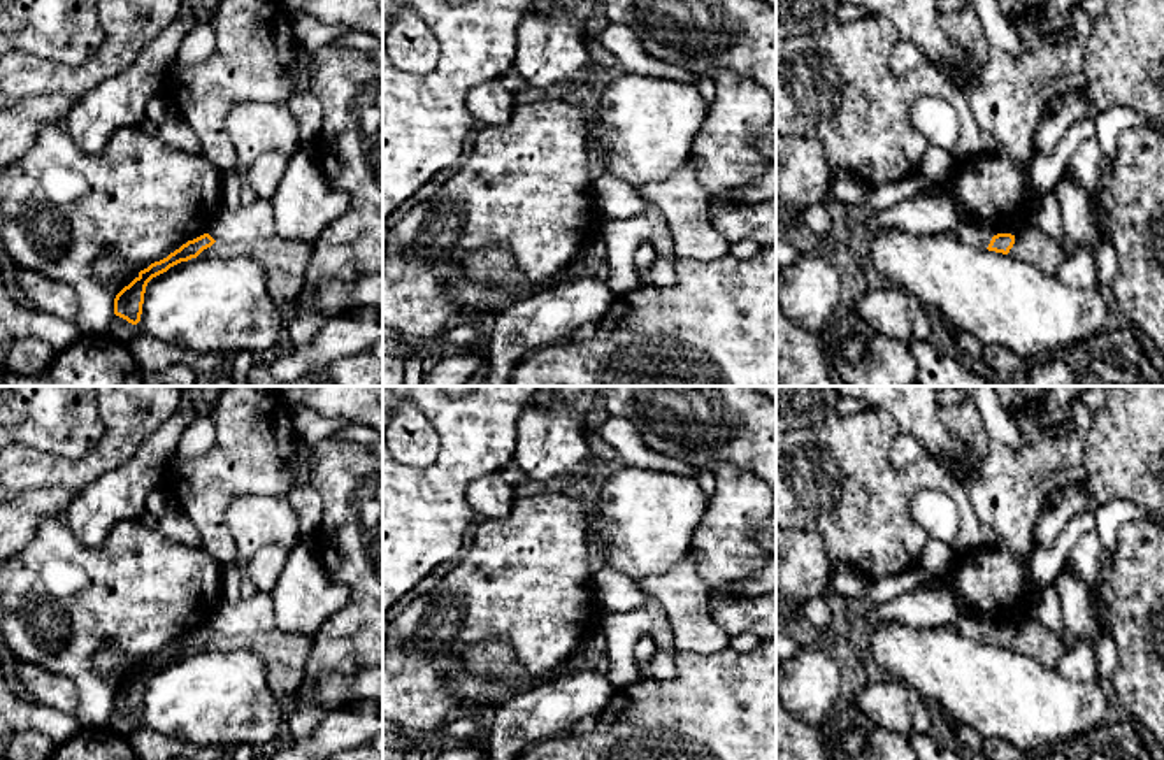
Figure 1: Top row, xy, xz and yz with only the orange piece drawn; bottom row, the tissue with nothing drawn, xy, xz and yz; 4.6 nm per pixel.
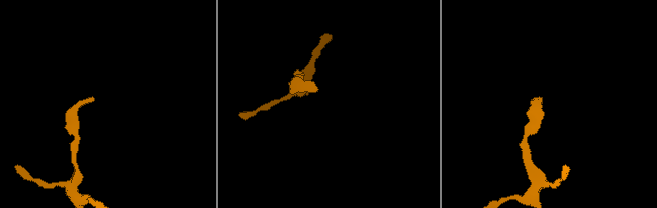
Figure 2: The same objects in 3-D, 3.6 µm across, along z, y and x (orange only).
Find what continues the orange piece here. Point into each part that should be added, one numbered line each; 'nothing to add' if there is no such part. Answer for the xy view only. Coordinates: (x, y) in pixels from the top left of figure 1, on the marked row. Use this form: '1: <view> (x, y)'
nothing to add

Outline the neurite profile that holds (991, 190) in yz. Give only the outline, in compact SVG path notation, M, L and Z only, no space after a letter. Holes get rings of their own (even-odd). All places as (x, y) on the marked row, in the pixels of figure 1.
M997 153L955 154L943 186L964 219L990 225L999 233L1024 225L1038 205L1027 167Z

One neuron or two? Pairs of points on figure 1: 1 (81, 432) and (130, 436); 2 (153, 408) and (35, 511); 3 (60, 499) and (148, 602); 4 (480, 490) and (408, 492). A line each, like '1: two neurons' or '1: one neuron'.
1: two neurons
2: two neurons
3: two neurons
4: two neurons

